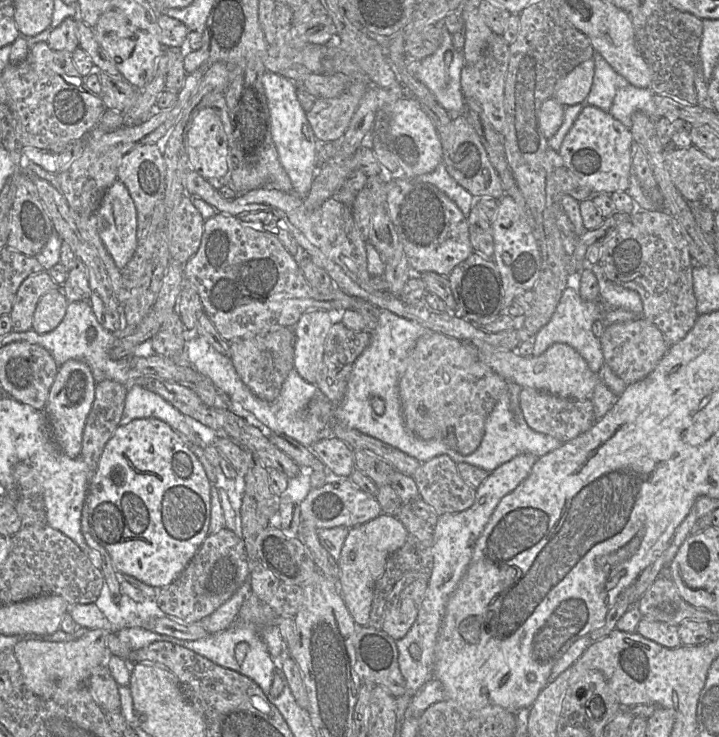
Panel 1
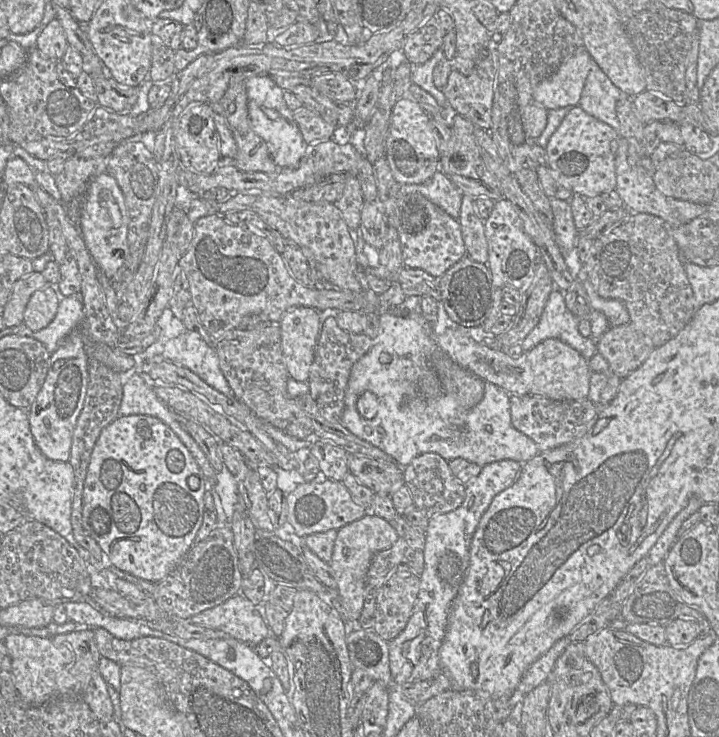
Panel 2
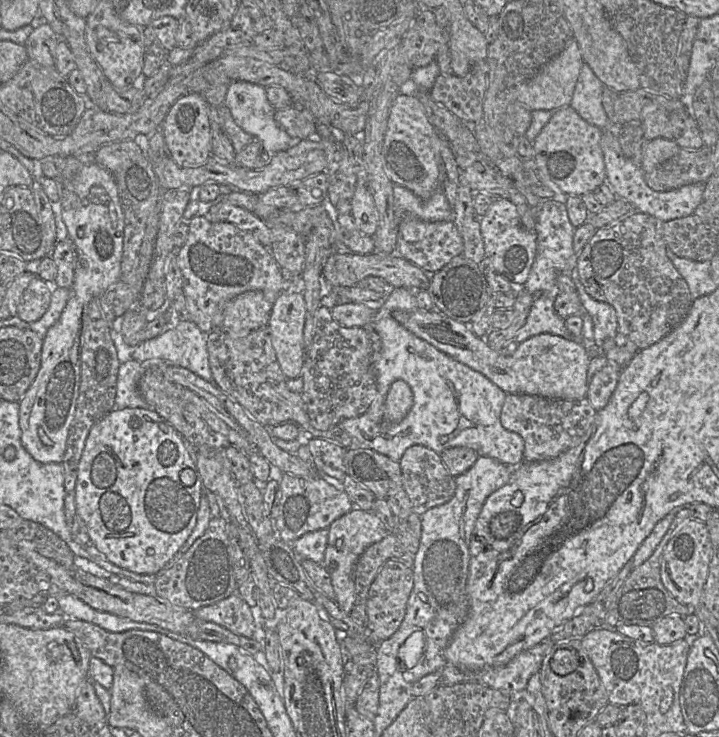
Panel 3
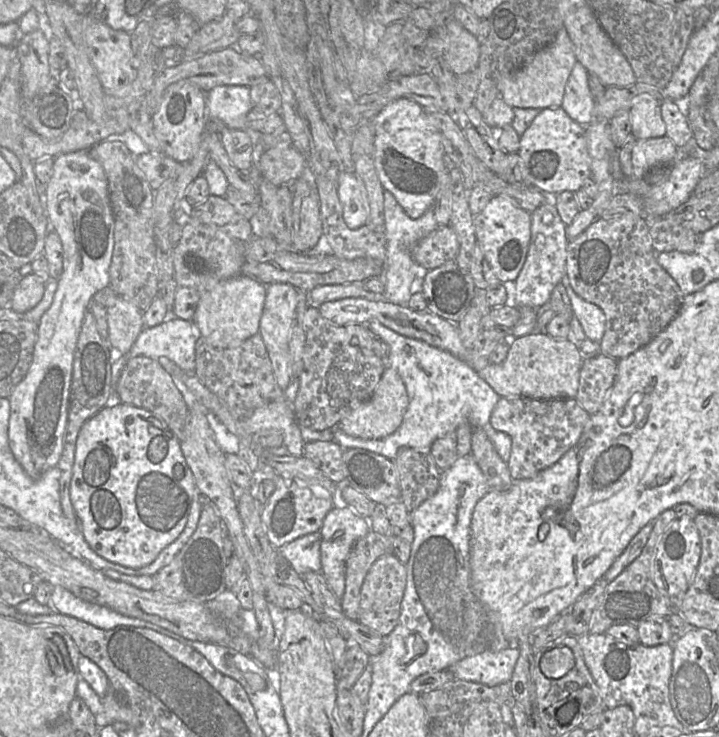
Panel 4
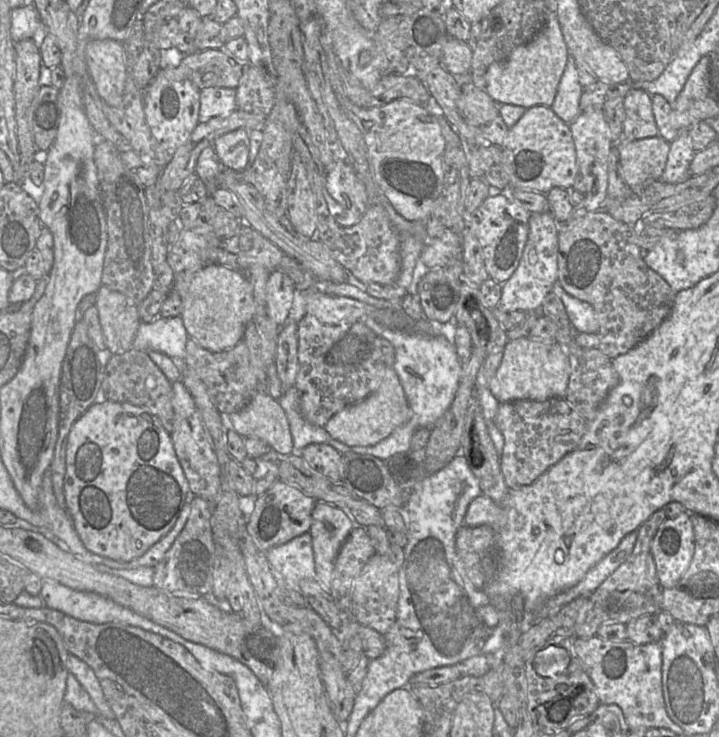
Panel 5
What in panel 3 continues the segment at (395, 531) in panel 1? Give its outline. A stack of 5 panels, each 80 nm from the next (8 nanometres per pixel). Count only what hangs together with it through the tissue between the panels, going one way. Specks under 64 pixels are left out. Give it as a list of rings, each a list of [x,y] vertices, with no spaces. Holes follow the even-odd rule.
[[[353,508],[334,520],[327,529],[328,541],[322,564],[331,577],[336,602],[349,615],[355,601],[355,564],[367,547],[381,541],[389,532],[372,511],[363,511],[358,508]]]

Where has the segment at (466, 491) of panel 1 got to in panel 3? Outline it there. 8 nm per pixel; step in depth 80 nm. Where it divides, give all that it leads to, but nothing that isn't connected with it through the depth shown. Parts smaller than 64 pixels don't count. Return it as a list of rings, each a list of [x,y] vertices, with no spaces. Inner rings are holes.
[[[421,445],[409,447],[403,454],[399,465],[402,473],[401,487],[407,493],[412,511],[422,515],[430,508],[450,501],[455,493],[456,484],[438,453]]]

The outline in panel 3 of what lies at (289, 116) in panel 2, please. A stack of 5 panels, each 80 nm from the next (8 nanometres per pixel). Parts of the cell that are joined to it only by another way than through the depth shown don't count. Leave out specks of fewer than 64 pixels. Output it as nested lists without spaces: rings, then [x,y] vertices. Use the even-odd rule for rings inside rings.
[[[246,81],[232,82],[228,85],[224,105],[230,109],[237,125],[245,132],[257,137],[269,155],[288,150],[301,140],[294,140],[276,122],[274,118],[276,109],[268,101],[265,86]]]

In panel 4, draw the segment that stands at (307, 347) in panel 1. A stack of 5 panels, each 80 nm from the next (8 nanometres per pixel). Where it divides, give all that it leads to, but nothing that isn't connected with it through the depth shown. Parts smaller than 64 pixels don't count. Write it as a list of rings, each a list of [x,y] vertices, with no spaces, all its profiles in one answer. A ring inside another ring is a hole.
[[[271,283],[266,287],[266,299],[260,320],[259,334],[267,348],[275,380],[285,390],[293,379],[289,342],[300,304],[300,294],[293,285],[288,283]]]

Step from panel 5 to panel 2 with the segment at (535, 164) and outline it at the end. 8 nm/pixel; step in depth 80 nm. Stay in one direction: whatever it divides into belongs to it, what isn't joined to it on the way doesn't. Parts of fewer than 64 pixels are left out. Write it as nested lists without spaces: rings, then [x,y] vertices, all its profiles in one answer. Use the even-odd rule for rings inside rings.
[[[573,106],[544,147],[546,164],[575,195],[587,198],[615,190],[615,155],[611,143],[618,137],[621,137],[619,131],[591,116],[581,107]]]

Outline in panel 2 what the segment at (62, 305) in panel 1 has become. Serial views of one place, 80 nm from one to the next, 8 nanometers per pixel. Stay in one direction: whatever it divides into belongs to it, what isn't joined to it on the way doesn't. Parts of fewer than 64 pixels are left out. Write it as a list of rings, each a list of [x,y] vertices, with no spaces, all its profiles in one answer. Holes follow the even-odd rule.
[[[51,284],[35,291],[25,309],[24,324],[33,331],[47,327],[54,320],[62,297]]]

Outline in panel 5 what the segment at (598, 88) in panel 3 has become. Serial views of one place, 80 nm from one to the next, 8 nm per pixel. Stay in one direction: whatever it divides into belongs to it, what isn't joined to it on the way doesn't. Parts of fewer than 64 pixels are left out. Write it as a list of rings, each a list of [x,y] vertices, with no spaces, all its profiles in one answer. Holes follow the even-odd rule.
[[[569,58],[550,108],[559,118],[570,124],[582,111],[580,108],[582,92],[583,86],[579,82],[576,65]]]

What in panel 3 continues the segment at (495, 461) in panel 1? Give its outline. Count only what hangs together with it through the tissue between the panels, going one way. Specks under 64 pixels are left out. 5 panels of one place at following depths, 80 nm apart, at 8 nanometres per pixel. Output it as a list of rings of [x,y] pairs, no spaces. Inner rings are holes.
[[[475,370],[472,378],[474,381],[472,382],[473,389],[470,401],[475,402],[475,409],[467,411],[465,414],[464,424],[467,426],[462,430],[453,429],[449,433],[450,436],[440,437],[440,441],[445,441],[447,445],[451,445],[450,448],[471,448],[478,456],[493,458],[511,468],[518,467],[524,460],[524,440],[519,434],[506,430],[500,422],[501,410],[507,394]]]

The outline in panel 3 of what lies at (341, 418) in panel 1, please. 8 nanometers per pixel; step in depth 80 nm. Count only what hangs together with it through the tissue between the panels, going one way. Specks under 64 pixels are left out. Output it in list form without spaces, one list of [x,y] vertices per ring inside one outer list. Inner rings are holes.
[[[385,315],[375,322],[375,329],[381,340],[379,357],[374,365],[377,395],[364,414],[343,419],[338,425],[355,439],[354,447],[372,449],[396,462],[414,445],[424,446],[440,455],[451,447],[445,441],[440,441],[440,437],[450,436],[453,429],[465,428],[465,414],[475,409],[475,402],[470,401],[474,370],[417,337],[391,315]],[[396,380],[407,383],[413,401],[401,422],[388,425],[383,421],[384,404],[390,386]]]

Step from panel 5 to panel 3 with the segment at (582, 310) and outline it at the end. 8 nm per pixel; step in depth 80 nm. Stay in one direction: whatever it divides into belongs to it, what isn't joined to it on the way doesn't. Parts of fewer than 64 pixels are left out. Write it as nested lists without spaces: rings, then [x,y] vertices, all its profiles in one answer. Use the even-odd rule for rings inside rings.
[[[576,268],[568,275],[573,280],[576,293],[581,304],[593,321],[594,343],[600,346],[607,338],[613,338],[617,334],[617,314],[610,304],[593,299],[584,289],[580,282]]]

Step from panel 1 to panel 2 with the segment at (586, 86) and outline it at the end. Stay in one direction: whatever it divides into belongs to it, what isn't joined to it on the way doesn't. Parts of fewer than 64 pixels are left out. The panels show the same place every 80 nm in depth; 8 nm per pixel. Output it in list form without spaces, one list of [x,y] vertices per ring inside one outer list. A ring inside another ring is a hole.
[[[585,47],[578,48],[555,73],[537,85],[532,103],[547,110],[578,105],[591,60]]]

